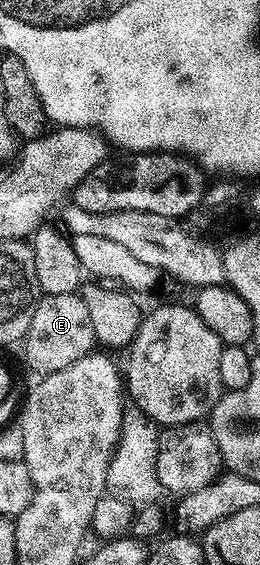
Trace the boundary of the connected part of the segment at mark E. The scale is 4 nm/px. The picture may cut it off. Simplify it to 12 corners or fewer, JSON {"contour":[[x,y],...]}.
{"contour":[[79,293],[42,294],[22,346],[40,374],[96,348]]}

